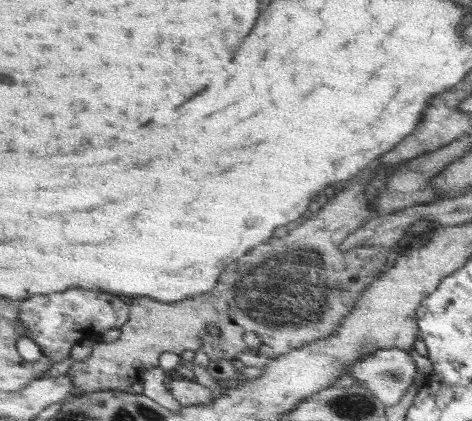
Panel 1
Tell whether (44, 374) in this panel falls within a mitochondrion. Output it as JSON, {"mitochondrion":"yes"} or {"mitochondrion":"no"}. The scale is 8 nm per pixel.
{"mitochondrion":"no"}

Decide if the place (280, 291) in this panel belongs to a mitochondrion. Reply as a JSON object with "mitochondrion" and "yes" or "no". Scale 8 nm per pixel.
{"mitochondrion":"yes"}

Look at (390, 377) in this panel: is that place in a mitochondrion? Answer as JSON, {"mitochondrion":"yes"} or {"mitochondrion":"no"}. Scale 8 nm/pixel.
{"mitochondrion":"yes"}

